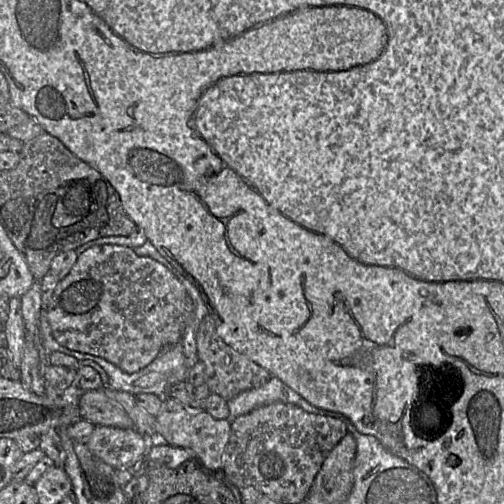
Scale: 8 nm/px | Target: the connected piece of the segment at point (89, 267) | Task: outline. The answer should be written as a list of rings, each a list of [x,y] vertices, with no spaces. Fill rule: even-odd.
[[[104,244],[91,246],[78,255],[70,272],[54,288],[46,316],[60,345],[105,358],[127,373],[136,373],[165,347],[181,341],[193,311],[194,303],[183,284],[183,275],[175,267],[166,268],[149,257],[138,256],[128,246]]]

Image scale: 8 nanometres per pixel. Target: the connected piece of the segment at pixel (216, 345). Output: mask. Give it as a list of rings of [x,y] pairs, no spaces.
[[[209,314],[203,318],[196,332],[196,345],[198,358],[205,365],[205,383],[211,393],[218,394],[227,401],[243,391],[261,387],[272,376],[266,369],[220,338],[216,332],[215,322]]]

